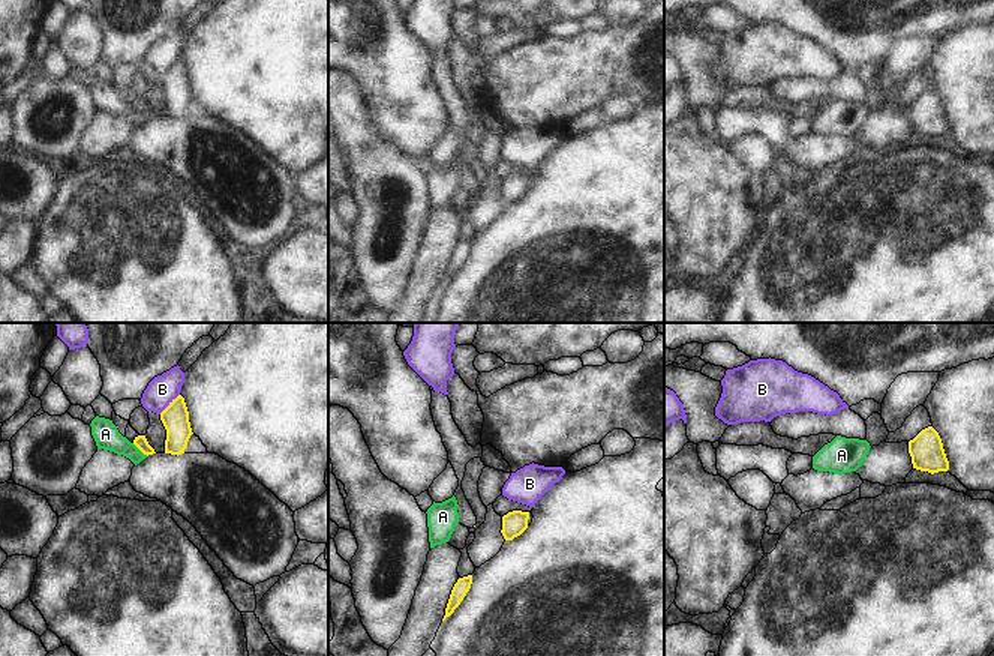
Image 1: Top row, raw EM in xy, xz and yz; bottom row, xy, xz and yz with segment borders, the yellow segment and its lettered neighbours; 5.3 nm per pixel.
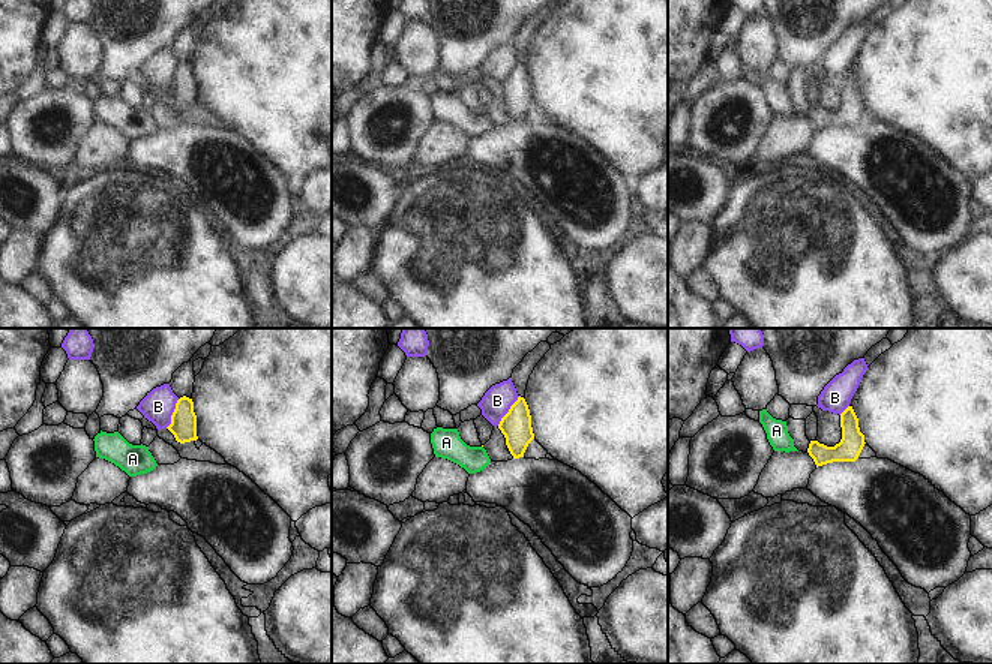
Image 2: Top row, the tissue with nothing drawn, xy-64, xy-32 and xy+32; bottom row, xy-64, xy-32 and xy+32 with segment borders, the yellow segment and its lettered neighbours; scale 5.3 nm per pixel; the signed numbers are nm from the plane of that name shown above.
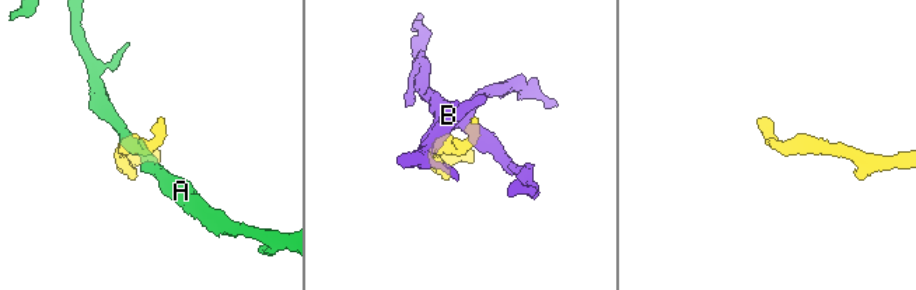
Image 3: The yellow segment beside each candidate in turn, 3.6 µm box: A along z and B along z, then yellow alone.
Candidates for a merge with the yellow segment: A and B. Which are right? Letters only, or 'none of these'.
none of these

